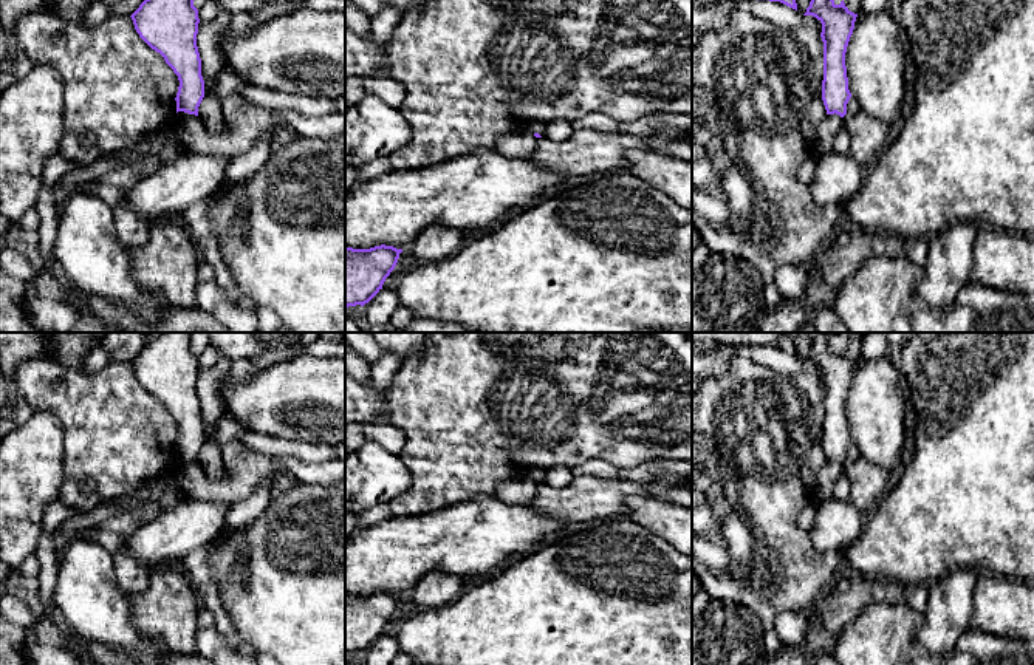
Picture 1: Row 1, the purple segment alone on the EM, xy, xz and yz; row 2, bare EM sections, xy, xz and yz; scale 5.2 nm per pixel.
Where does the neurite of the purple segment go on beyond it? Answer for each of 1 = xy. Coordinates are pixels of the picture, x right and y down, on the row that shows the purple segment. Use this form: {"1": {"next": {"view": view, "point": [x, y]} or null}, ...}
{"1": {"next": null}}

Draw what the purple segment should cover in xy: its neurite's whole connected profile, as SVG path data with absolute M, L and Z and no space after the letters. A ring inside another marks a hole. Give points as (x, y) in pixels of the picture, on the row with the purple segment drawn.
M144 0L130 17L139 37L159 53L178 76L176 113L184 111L198 116L198 107L204 97L204 80L197 46L200 19L193 0Z

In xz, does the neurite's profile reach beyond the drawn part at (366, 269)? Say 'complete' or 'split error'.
complete

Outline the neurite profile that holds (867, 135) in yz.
M859 110L844 116L850 133L850 156L864 172L870 172L887 145L888 125Z

